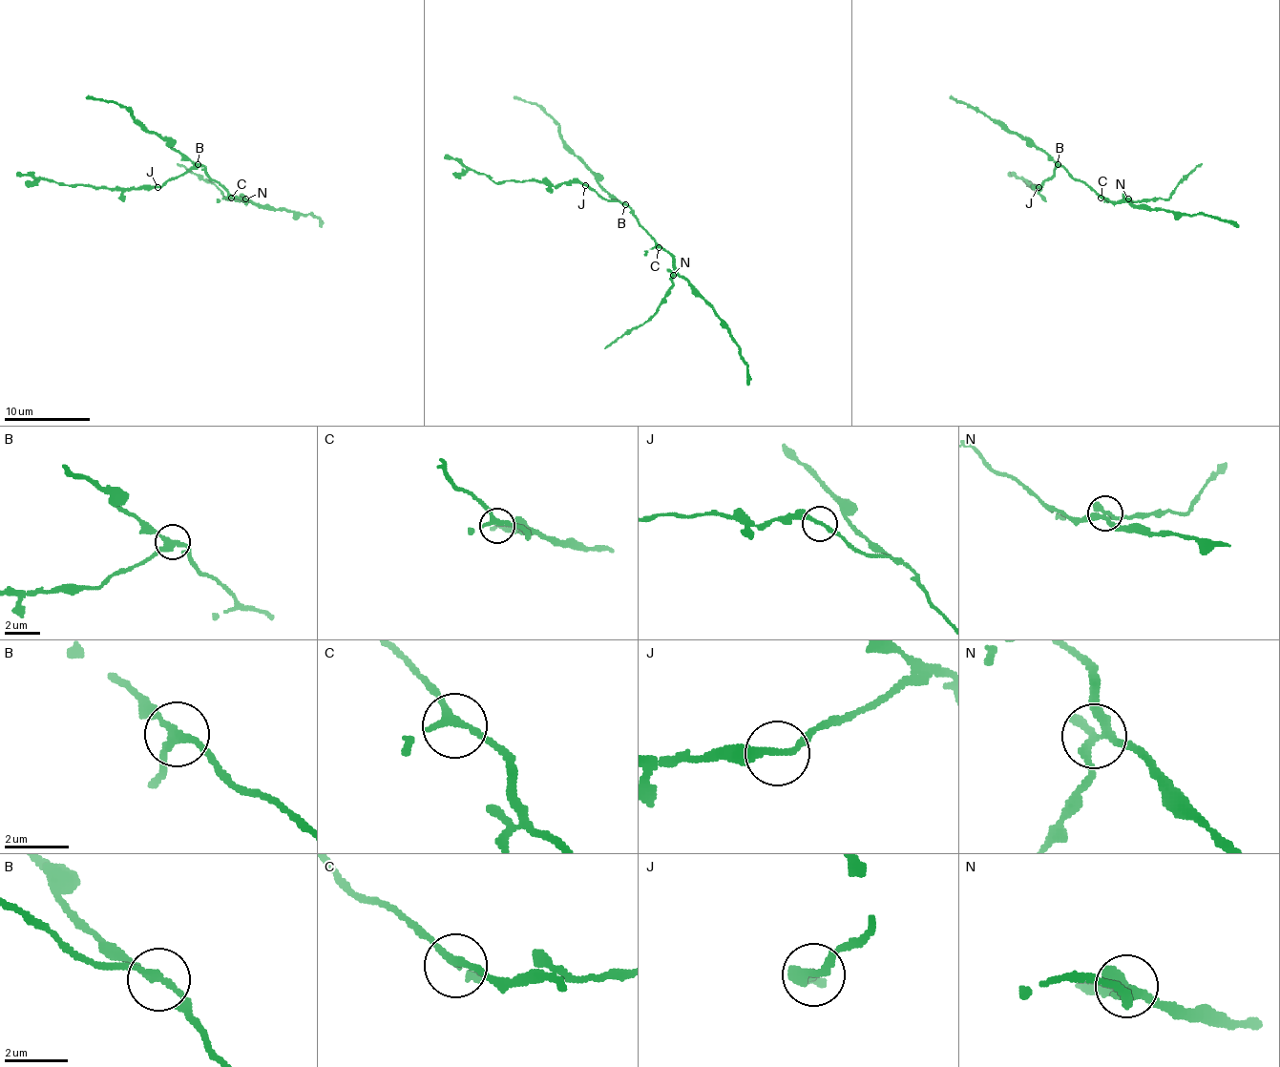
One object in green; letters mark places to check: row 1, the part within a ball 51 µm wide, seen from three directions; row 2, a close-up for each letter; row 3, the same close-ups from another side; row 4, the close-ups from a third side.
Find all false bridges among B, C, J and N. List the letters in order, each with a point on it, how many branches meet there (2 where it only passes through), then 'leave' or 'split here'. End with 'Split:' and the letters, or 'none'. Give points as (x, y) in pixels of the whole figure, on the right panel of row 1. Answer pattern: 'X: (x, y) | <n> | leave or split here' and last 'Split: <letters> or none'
B: (1058, 164) | 3 | split here
C: (1101, 198) | 3 | leave
J: (1038, 187) | 2 | leave
N: (1128, 198) | 3 | split here
Split: B, N

